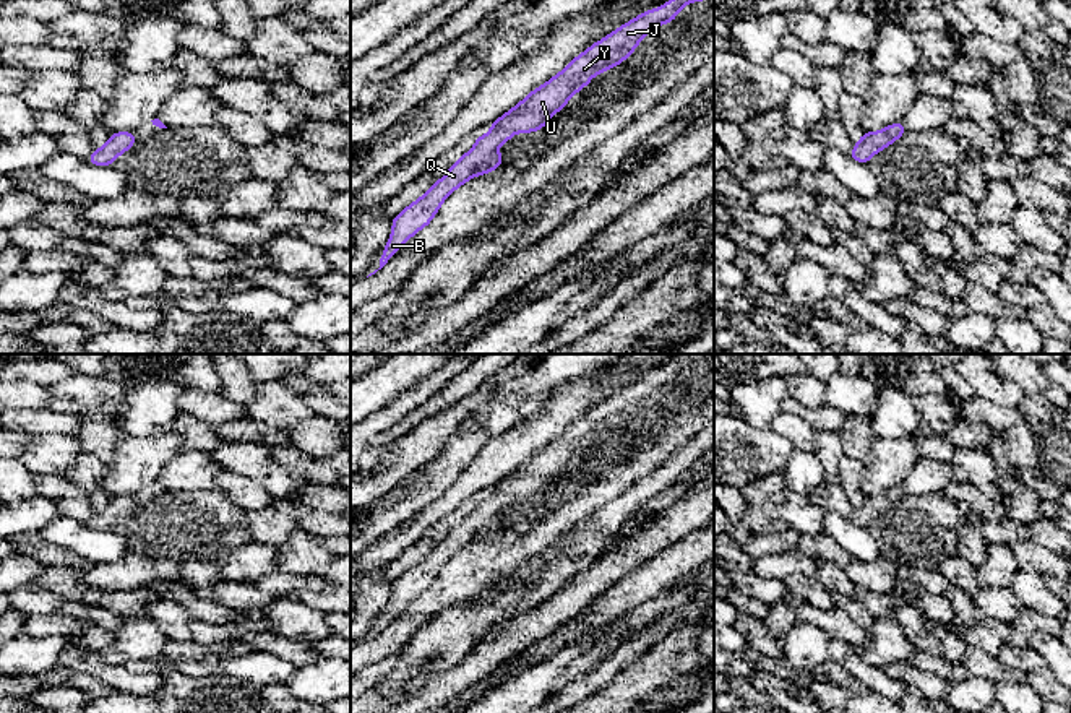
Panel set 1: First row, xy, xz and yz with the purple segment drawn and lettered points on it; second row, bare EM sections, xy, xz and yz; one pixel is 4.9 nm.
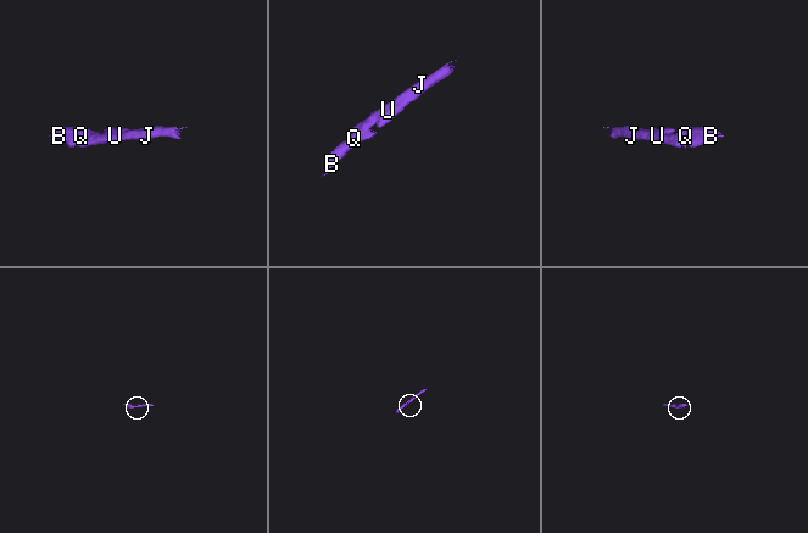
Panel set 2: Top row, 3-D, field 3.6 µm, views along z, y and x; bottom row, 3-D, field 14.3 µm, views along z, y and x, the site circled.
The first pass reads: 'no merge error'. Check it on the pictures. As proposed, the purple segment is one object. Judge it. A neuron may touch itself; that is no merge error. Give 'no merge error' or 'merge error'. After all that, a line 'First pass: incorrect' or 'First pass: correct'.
no merge error
First pass: correct

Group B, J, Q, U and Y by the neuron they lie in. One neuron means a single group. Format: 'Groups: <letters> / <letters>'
Groups: B J Q U Y

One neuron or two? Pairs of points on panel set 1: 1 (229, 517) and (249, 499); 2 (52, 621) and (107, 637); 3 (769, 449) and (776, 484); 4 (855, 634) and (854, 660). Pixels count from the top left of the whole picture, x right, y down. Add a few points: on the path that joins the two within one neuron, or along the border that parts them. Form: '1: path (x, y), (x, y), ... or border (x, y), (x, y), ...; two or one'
1: border (213, 488), (218, 488), (245, 510); two
2: path (65, 626), (94, 637); one
3: border (781, 471), (760, 476), (740, 489); two
4: border (833, 639), (839, 639), (855, 650); two

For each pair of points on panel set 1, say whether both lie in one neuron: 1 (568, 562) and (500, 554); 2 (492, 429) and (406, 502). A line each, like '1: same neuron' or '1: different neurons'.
1: different neurons
2: same neuron

